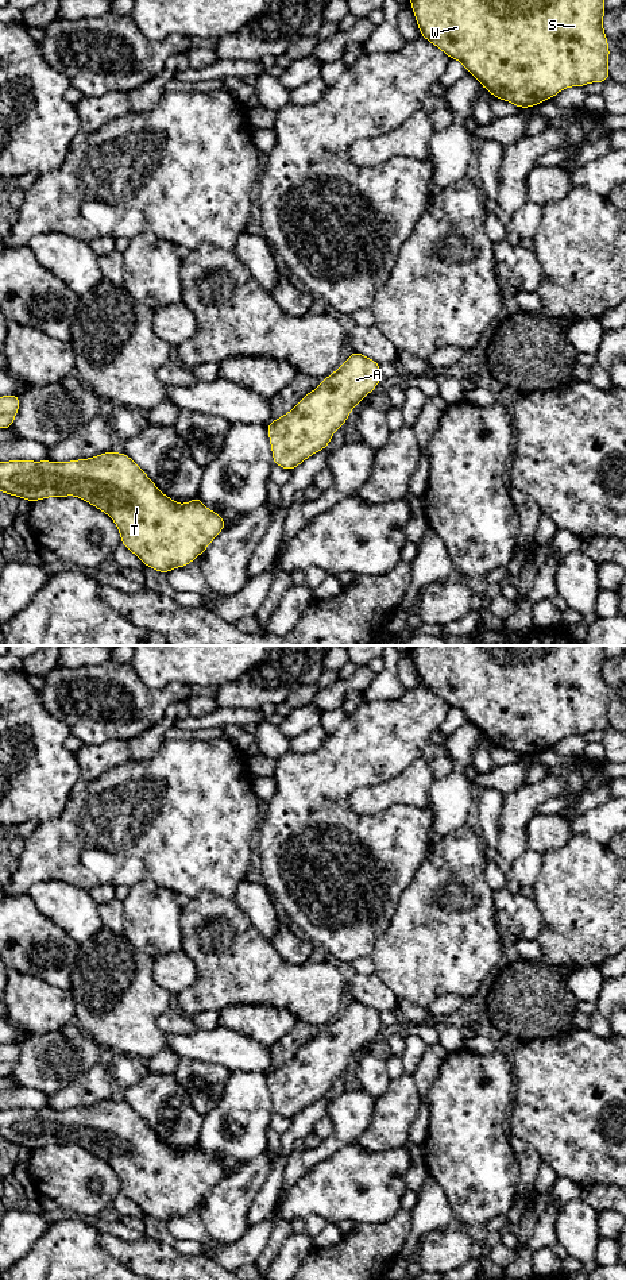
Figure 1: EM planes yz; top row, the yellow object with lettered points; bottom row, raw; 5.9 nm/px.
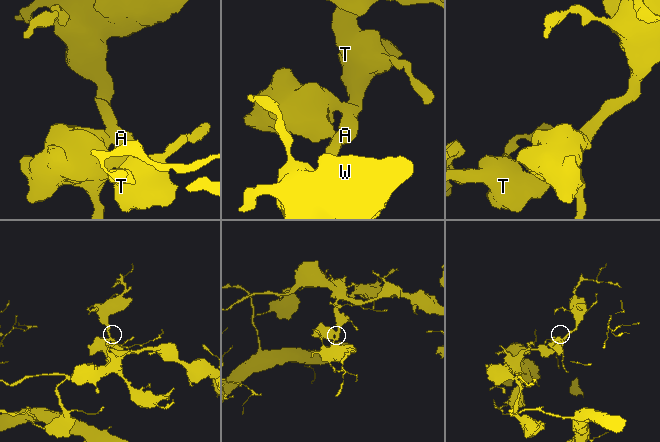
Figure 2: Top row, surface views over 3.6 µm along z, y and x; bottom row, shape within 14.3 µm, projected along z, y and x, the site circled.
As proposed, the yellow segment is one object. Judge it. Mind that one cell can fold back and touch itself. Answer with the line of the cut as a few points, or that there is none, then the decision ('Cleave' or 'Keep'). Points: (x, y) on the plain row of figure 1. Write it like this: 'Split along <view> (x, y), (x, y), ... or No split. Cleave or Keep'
No split. Keep

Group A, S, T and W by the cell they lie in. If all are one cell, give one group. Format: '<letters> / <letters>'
A S T W

